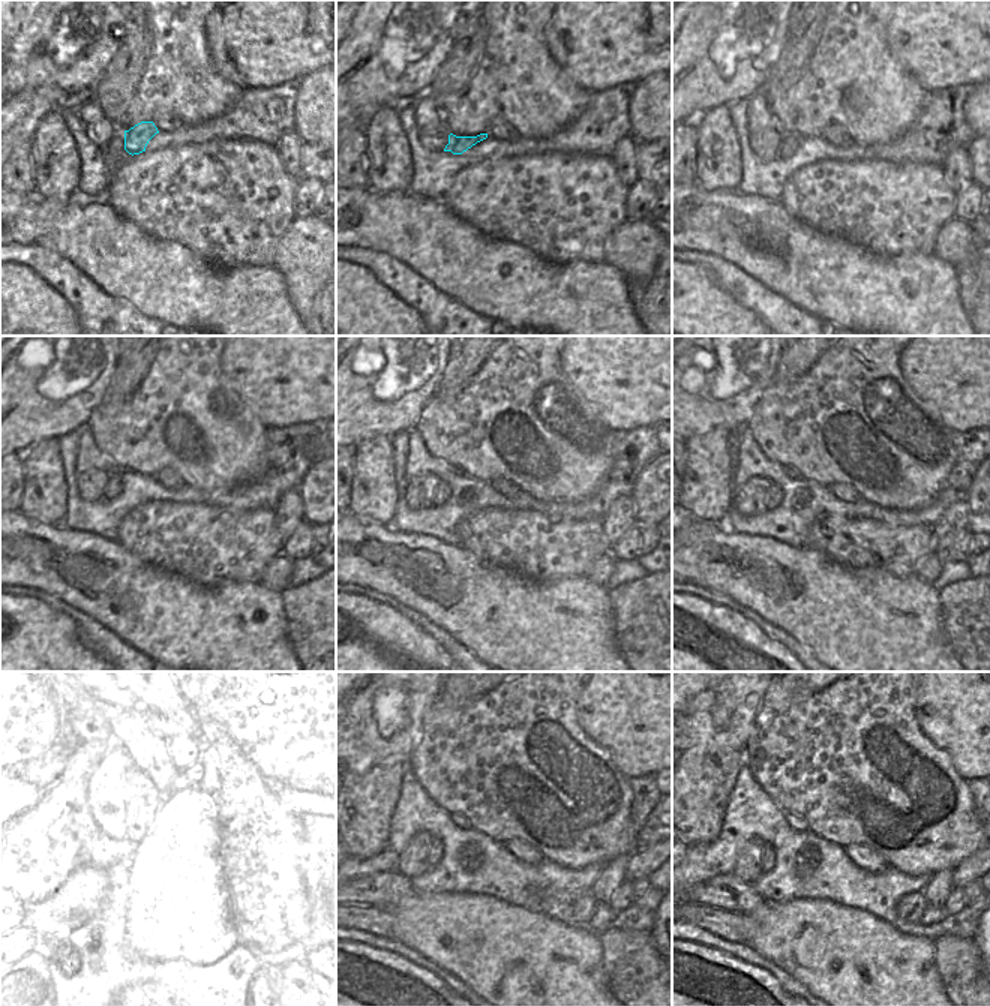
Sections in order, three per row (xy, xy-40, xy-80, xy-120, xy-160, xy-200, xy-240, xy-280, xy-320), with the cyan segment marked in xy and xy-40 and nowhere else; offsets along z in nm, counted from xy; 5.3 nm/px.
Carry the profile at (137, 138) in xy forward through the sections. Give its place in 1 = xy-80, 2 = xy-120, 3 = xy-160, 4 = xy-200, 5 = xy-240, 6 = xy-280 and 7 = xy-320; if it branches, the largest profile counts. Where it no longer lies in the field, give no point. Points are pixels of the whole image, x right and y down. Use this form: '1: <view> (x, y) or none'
1: xy-80 (789, 141)
2: xy-120 (113, 488)
3: xy-160 (441, 494)
4: xy-200 (774, 495)
5: xy-240 (101, 834)
6: xy-280 (435, 849)
7: xy-320 (768, 855)

